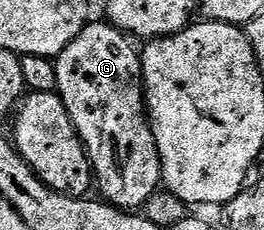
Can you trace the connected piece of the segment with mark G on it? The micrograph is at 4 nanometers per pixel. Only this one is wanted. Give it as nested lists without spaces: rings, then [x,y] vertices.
[[[88,20],[86,27],[54,58],[56,90],[59,98],[73,119],[73,127],[87,148],[91,160],[91,172],[100,189],[102,200],[116,209],[142,210],[149,195],[160,192],[163,168],[157,151],[155,136],[151,130],[151,118],[147,116],[147,102],[143,95],[143,59],[136,42],[123,30],[106,20]]]

